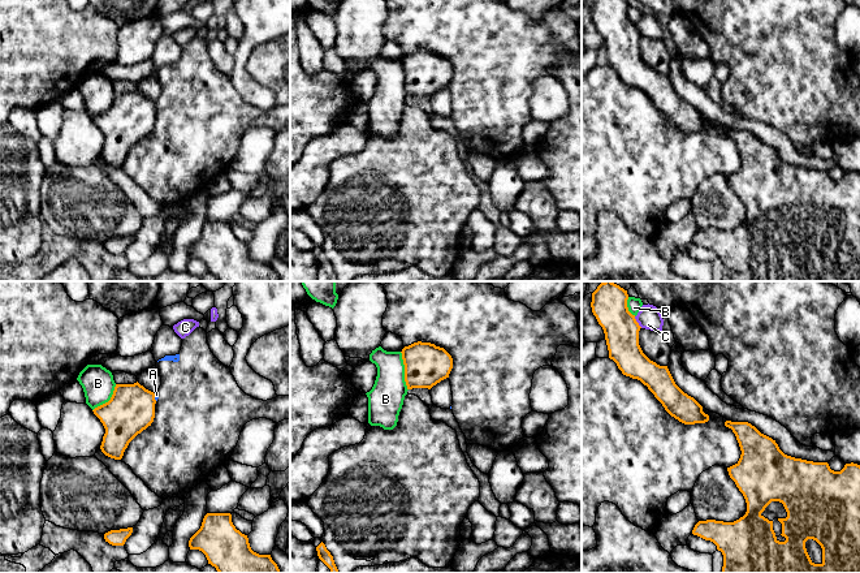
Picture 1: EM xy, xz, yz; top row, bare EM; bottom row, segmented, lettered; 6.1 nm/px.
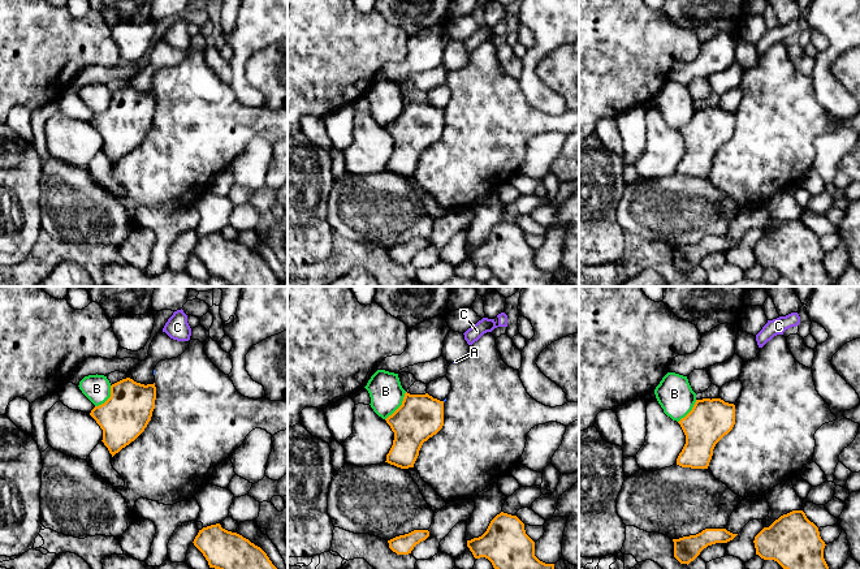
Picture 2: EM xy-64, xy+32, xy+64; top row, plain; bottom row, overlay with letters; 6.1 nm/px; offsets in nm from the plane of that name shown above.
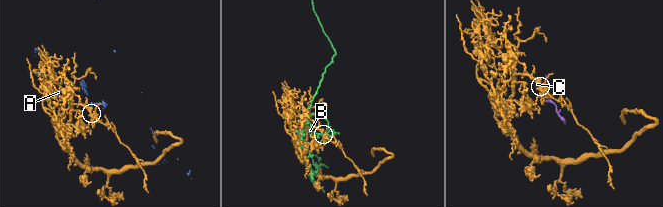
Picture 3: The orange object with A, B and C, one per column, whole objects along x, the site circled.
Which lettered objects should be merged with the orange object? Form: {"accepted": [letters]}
{"accepted": []}

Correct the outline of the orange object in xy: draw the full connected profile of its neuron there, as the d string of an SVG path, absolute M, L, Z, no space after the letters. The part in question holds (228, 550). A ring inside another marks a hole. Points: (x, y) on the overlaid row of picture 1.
M207 513L189 547L202 551L219 573L281 573L271 555L251 550L247 535L235 529L230 513Z

